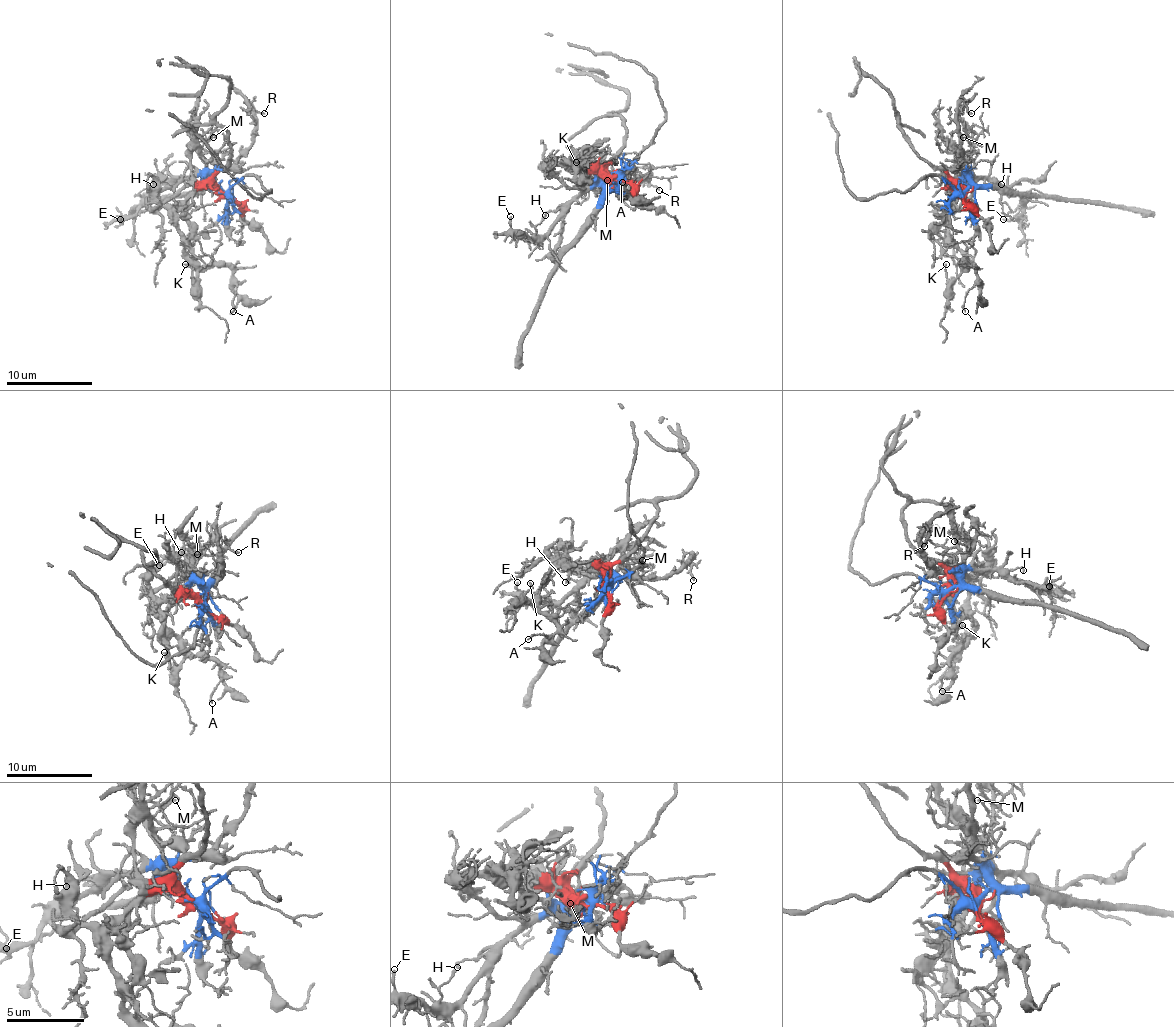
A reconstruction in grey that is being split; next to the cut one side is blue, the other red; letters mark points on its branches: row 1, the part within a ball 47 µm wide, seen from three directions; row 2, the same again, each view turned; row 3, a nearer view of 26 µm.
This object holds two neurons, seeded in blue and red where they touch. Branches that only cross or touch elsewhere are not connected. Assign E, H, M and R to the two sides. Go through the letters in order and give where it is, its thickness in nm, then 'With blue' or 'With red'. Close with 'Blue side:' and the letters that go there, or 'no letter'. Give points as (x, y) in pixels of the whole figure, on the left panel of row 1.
E: Place: (120, 219). Thickness 160 nm. With blue
H: Place: (153, 184). Thickness 130 nm. With blue
M: Place: (213, 137). Thickness 100 nm. With blue
R: Place: (264, 113). Thickness 130 nm. With blue
Blue side: E, H, M, R

